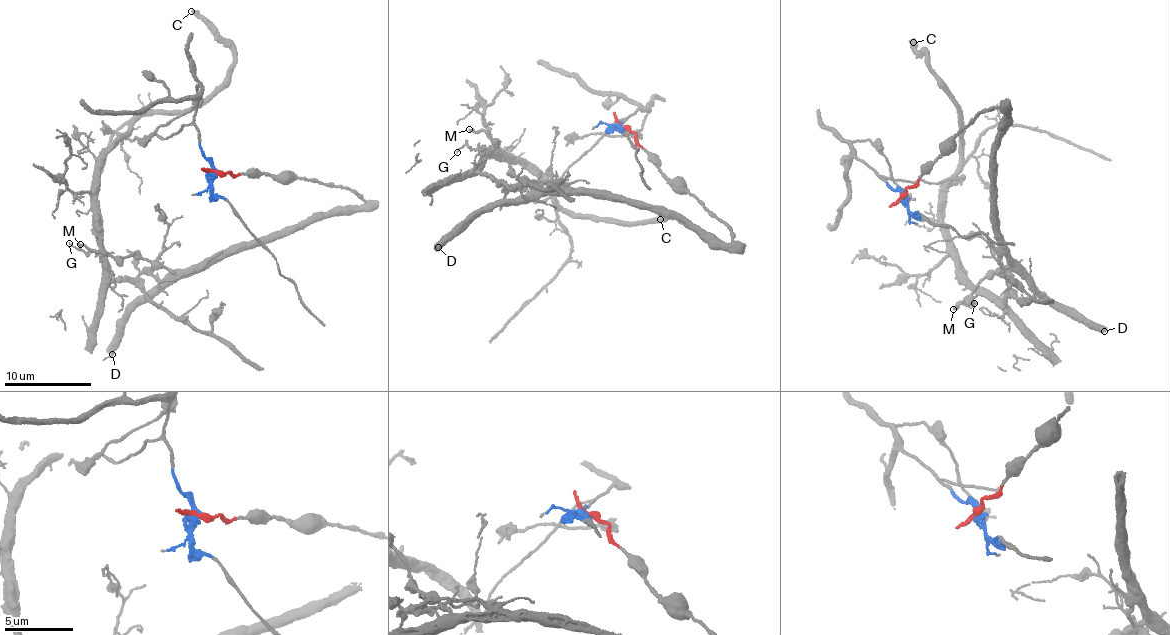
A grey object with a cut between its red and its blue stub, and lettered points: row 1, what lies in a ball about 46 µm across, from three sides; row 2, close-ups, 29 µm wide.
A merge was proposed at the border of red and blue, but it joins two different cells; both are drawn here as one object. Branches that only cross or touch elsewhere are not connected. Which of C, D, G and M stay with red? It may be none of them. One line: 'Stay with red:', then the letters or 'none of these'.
Stay with red: D, M

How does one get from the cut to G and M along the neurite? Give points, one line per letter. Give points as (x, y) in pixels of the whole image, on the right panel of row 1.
G: (903, 198), (875, 173), (934, 184), (954, 177), (943, 224), (956, 276), (976, 294), (971, 307), (975, 303)
M: (903, 198), (948, 141), (987, 110), (1003, 111), (992, 208), (1008, 265), (953, 309)

